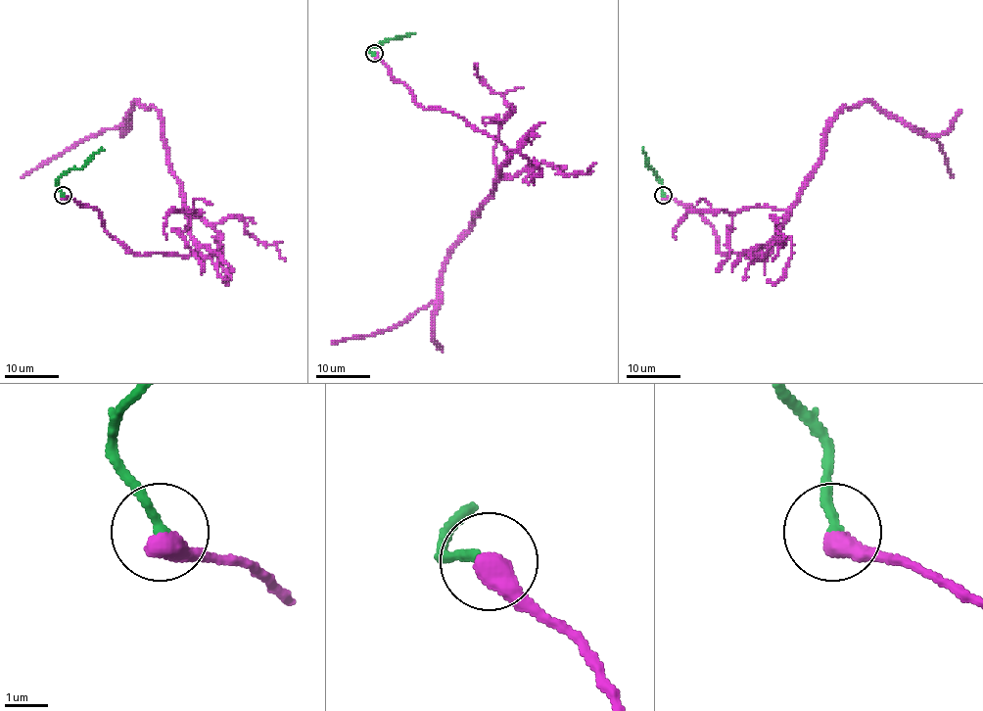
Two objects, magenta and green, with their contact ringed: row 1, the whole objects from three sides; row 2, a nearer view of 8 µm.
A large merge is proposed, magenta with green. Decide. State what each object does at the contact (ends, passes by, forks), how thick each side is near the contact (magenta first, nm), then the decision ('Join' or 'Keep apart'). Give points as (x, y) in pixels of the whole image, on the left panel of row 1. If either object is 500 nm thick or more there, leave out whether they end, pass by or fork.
Thickness 550 nm (magenta) against 240 nm. Join

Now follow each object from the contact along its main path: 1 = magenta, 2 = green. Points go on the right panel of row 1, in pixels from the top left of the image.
1: (663, 195), (692, 206), (721, 253), (753, 256), (821, 156), (824, 129), (865, 101), (939, 143), (952, 177)
2: (663, 195), (663, 186), (649, 168), (642, 150)

